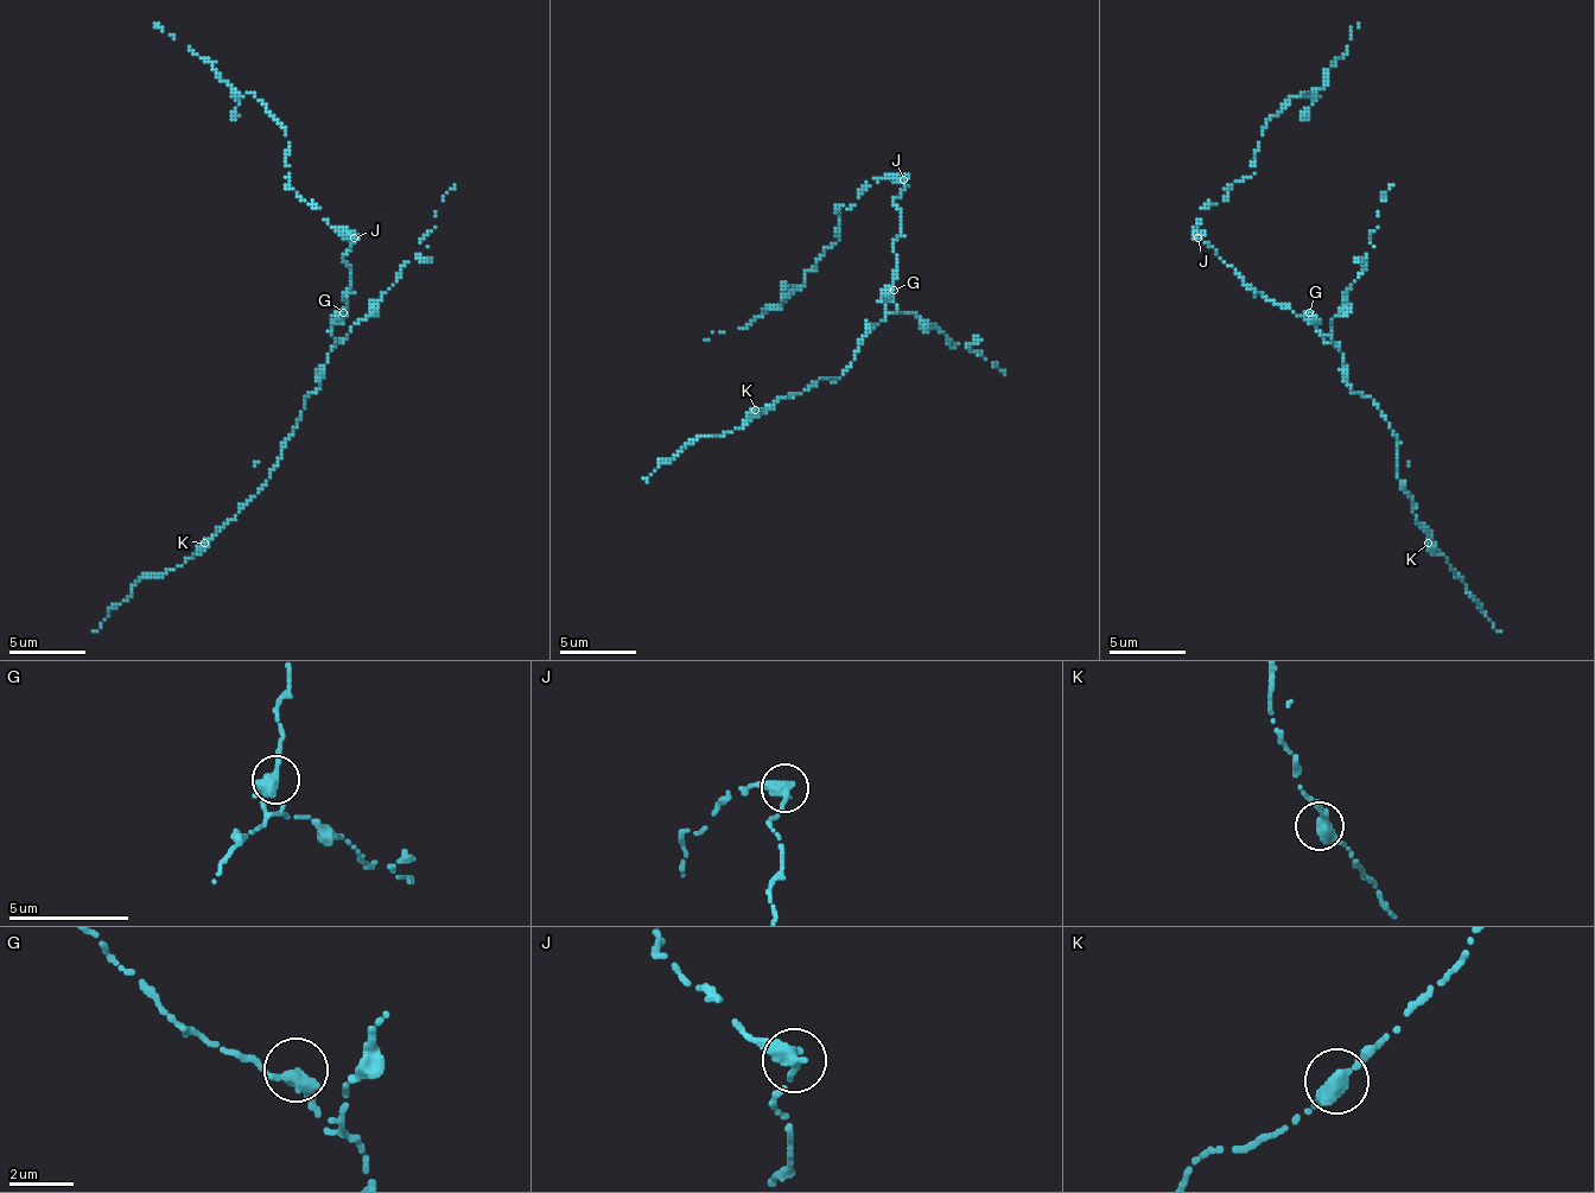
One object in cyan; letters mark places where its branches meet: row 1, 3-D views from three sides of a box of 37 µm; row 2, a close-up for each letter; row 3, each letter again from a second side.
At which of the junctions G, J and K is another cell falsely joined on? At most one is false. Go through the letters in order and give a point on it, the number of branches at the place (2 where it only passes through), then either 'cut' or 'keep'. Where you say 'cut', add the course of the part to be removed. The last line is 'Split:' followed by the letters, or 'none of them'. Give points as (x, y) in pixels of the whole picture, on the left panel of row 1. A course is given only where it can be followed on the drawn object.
G: place (343, 312); branches 2; keep
J: place (354, 238); branches 2; cut; course (355, 239), (343, 239), (321, 208), (290, 185), (285, 131), (250, 93), (243, 96), (154, 24)
K: place (204, 543); branches 2; keep
Split: J

